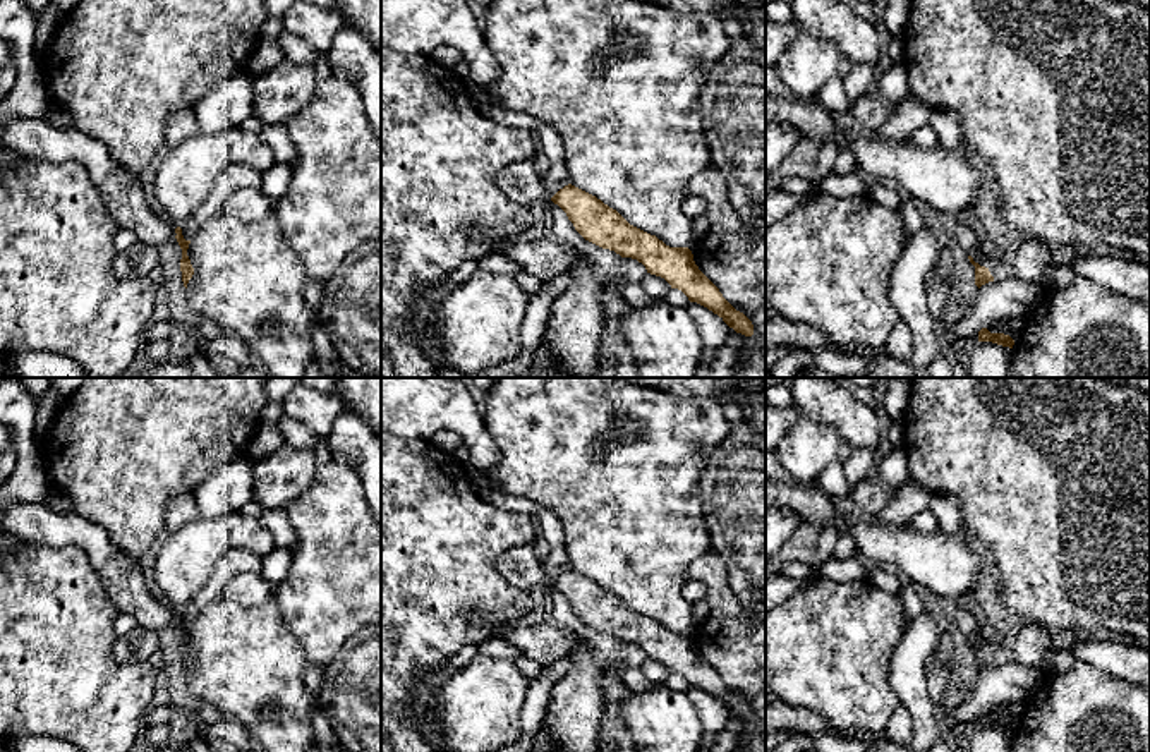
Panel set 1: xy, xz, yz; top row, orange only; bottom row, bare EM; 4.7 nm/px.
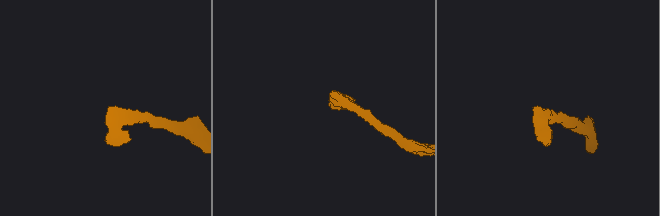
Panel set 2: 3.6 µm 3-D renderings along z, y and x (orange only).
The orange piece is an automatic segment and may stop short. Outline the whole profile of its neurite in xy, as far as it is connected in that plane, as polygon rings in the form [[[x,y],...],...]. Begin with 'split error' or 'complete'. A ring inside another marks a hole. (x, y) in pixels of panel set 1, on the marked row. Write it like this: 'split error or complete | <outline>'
split error | [[[14,118],[0,127],[0,141],[12,149],[45,161],[81,163],[118,228],[130,230],[139,242],[160,247],[173,237],[182,249],[180,271],[187,288],[194,268],[187,256],[191,240],[153,211],[144,197],[139,177],[120,168],[106,146],[76,127],[57,127],[45,118]]]

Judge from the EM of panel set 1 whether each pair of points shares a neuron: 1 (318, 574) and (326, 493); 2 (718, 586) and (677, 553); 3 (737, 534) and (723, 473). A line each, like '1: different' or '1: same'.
1: same
2: different
3: same

